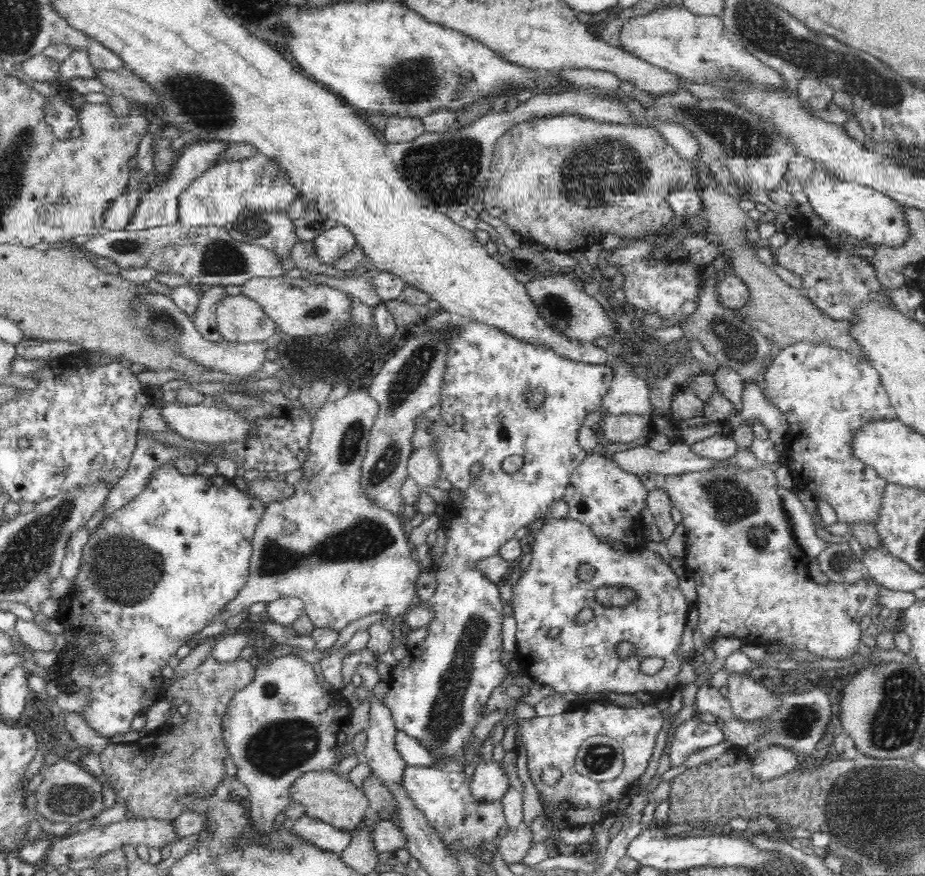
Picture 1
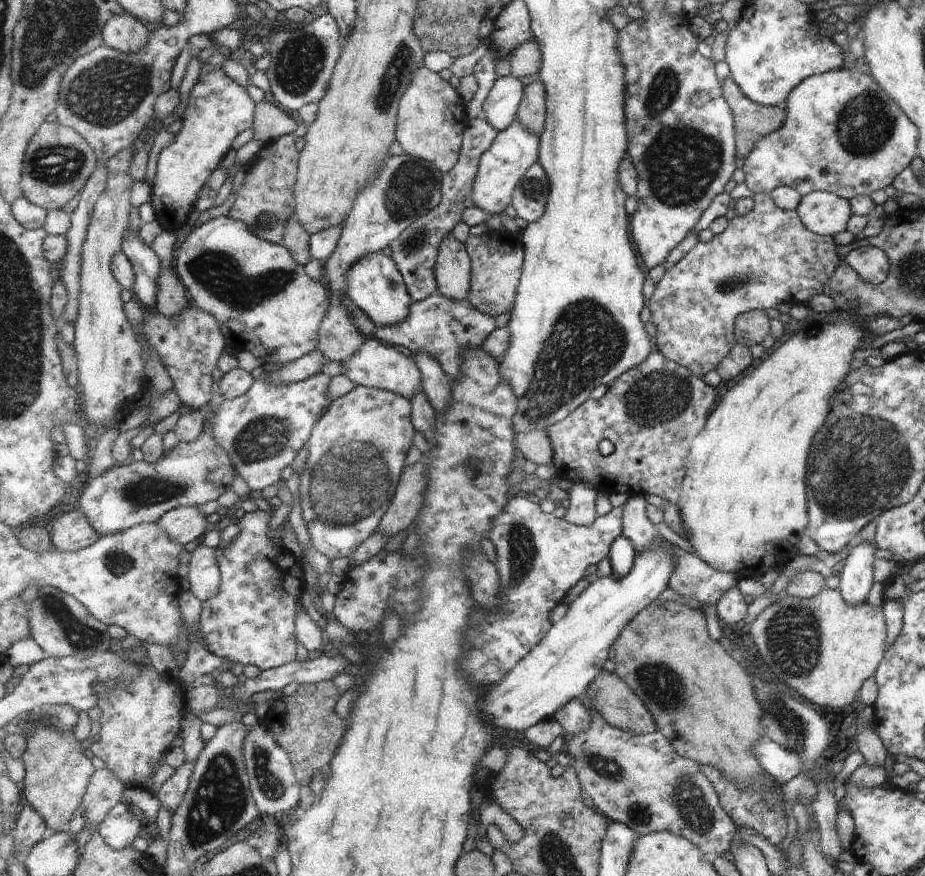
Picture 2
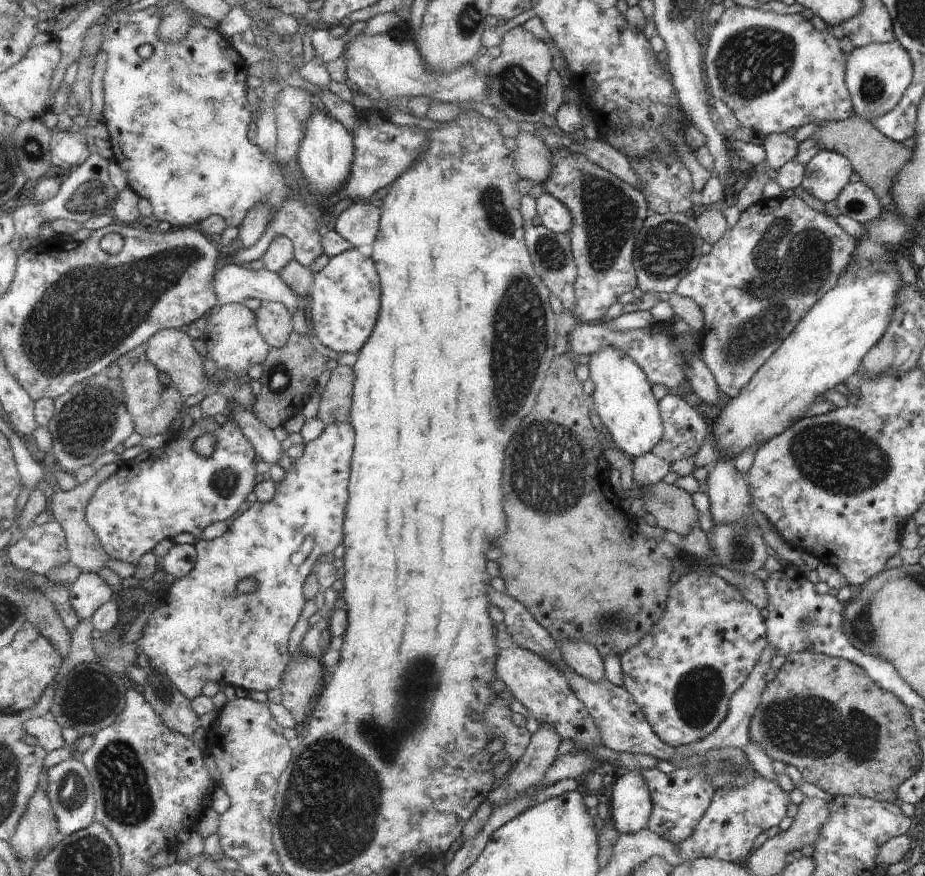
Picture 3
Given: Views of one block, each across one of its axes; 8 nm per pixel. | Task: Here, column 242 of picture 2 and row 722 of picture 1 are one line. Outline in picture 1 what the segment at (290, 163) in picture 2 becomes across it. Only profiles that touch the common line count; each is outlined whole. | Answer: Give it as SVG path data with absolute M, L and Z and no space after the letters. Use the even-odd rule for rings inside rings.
M214 655L187 675L174 679L167 688L167 698L182 698L190 705L186 722L173 725L168 732L153 731L137 742L108 744L99 754L104 774L114 788L116 802L134 814L133 818L173 821L182 814L177 799L187 791L207 795L220 786L225 772L227 748L222 737L223 716L231 698L255 677L252 664L245 659L222 662Z

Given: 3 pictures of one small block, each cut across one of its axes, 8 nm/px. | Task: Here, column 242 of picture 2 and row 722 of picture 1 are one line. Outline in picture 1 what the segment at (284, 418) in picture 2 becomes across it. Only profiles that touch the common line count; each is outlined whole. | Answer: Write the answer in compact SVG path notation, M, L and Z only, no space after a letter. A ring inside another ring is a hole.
M455 319L441 327L423 326L423 329L423 332L436 331L444 336L445 341L439 417L432 419L430 426L424 426L434 440L440 461L438 479L448 480L453 490L462 494L462 502L449 500L444 504L446 520L441 520L441 527L446 534L446 544L440 562L432 563L436 593L426 603L432 616L425 624L428 634L417 647L420 658L404 660L396 666L400 672L390 672L390 688L384 694L384 703L392 711L398 730L430 747L440 759L434 766L449 768L451 760L463 753L476 724L482 720L484 706L492 691L501 686L508 674L502 662L502 620L506 616L506 604L500 596L499 585L478 569L479 563L498 555L501 546L515 538L518 529L548 516L550 506L564 497L571 475L587 456L577 439L579 430L588 414L604 411L602 402L611 387L615 364L588 364L565 359L549 348L522 342L478 321ZM530 387L538 387L546 395L546 402L540 410L532 410L526 404L526 393ZM515 455L524 457L524 465L514 474L508 474L502 470L502 462ZM474 464L482 468L480 476L472 476Z

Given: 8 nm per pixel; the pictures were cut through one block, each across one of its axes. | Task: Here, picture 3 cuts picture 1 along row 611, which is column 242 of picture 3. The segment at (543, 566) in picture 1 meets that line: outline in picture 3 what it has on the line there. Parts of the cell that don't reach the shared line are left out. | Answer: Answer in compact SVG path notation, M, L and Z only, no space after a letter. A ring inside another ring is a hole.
M351 423L328 425L325 432L321 435L321 438L306 443L303 455L291 463L289 470L285 470L283 478L276 483L277 490L275 498L271 502L255 501L247 511L233 520L231 526L227 528L223 535L212 540L200 539L195 544L198 556L195 570L192 570L185 578L175 580L166 592L160 594L161 599L159 604L156 605L157 608L153 610L153 613L146 620L146 626L143 628L141 636L135 641L135 644L139 646L139 650L137 650L139 664L145 665L147 668L150 668L151 671L158 670L161 674L165 674L179 689L179 692L190 701L203 695L201 690L203 690L203 686L208 682L216 682L220 684L221 687L224 685L231 685L232 687L239 686L245 691L251 690L265 693L282 686L284 673L292 657L292 654L289 653L291 632L293 632L293 628L297 626L297 622L301 620L301 614L303 614L303 608L305 608L305 602L307 602L304 591L305 581L309 578L309 574L313 572L315 562L317 562L320 556L325 556L325 554L333 552L339 544L343 545L344 542L344 522L350 497L348 488L352 476L352 460L355 447L356 432ZM307 538L314 538L314 547L305 561L301 565L295 566L291 563L291 556L297 552L298 548L301 548L301 544L303 544ZM247 578L254 578L258 583L258 587L254 592L243 594L239 592L237 586L239 586L241 580L247 580Z

